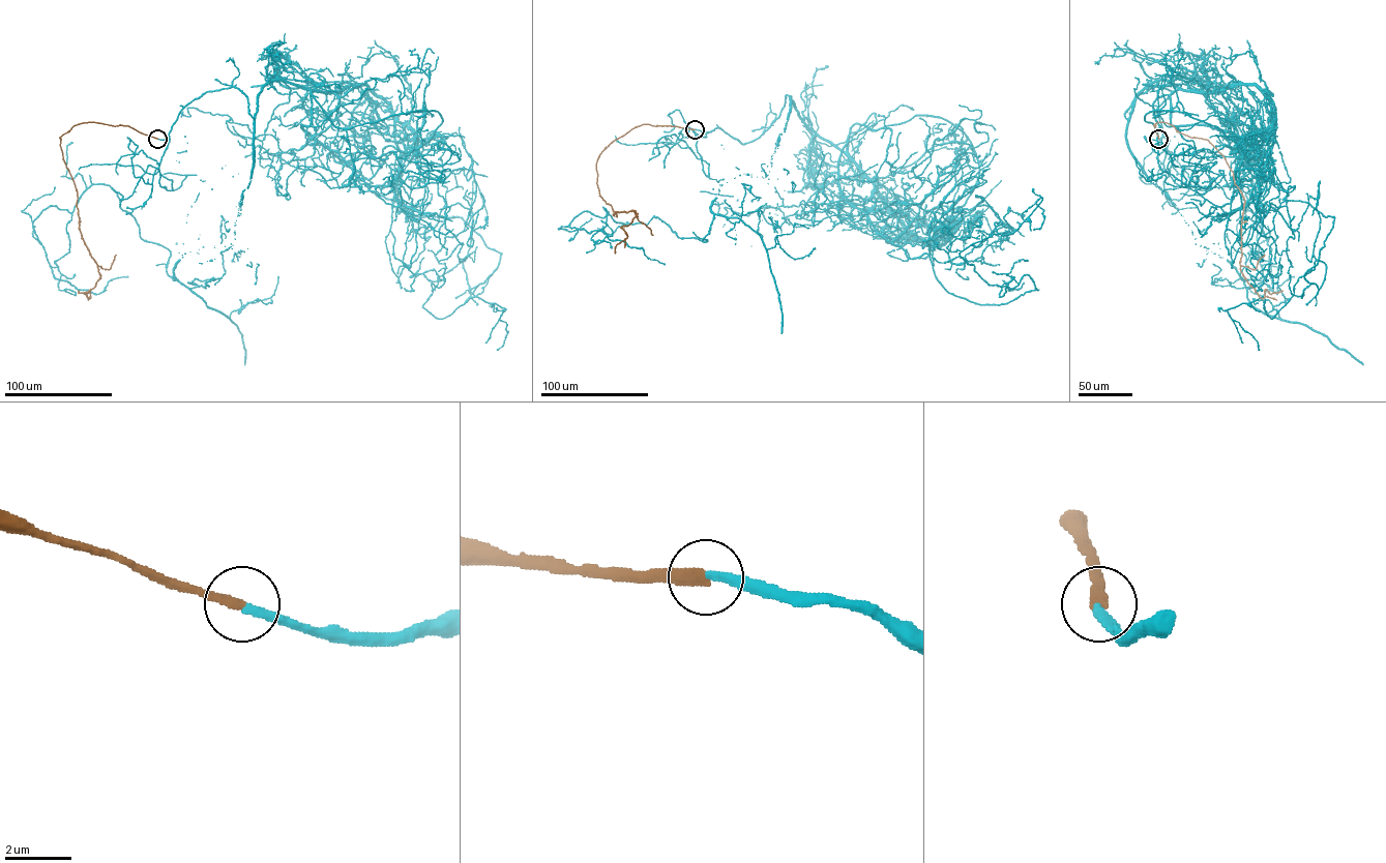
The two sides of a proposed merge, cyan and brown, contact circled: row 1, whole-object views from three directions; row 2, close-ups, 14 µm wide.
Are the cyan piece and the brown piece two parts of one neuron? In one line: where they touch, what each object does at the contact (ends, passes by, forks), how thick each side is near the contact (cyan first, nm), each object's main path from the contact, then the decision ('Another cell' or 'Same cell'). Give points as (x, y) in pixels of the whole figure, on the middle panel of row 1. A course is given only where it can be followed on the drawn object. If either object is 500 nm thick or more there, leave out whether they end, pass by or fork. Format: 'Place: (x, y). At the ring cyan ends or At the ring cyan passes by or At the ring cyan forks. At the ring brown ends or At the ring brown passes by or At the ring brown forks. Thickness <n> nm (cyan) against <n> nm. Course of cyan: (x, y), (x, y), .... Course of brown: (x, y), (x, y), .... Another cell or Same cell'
Place: (695, 129). At the ring cyan ends. At the ring brown ends. Thickness 260 nm (cyan) against 320 nm. Course of cyan: (695, 128), (748, 143), (788, 95), (976, 303), (1037, 289), (960, 254), (1041, 198), (1033, 230). Course of brown: (695, 129), (643, 124), (600, 153), (599, 195), (613, 215), (637, 213), (620, 227), (626, 237), (615, 254). Same cell

